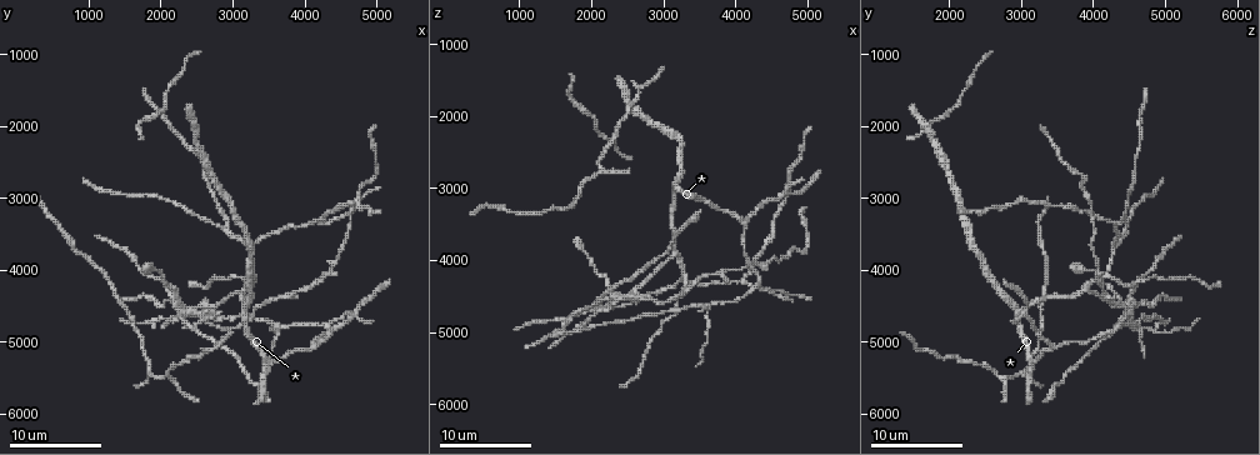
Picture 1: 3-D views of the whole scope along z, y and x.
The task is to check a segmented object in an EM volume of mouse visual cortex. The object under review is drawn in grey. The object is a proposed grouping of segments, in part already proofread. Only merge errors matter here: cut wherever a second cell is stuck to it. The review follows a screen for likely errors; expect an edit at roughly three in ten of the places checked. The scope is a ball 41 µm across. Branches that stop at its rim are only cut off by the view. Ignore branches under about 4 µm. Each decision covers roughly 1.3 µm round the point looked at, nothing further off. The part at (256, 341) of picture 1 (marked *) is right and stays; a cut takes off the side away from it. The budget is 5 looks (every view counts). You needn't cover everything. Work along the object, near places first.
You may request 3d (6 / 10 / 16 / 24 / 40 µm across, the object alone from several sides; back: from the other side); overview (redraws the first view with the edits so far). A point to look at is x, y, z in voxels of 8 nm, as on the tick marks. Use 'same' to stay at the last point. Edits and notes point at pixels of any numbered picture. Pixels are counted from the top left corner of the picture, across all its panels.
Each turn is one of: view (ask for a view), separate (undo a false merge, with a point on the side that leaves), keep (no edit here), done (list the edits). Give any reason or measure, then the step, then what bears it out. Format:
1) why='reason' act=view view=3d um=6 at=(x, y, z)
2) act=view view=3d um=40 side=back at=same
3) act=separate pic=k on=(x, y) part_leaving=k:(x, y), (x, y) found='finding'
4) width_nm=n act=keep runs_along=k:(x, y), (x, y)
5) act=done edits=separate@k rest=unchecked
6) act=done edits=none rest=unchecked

why='four-way junction' act=view view=3d um=10 at=(3150, 4250, 3900)

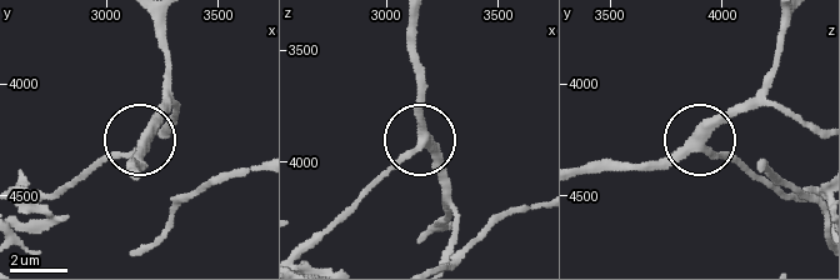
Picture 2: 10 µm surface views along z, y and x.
width_nm=310 act=keep found='one cell here'

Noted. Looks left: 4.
why='two arms in line, one across' act=view view=3d um=10 at=(2900, 3450, 4450)

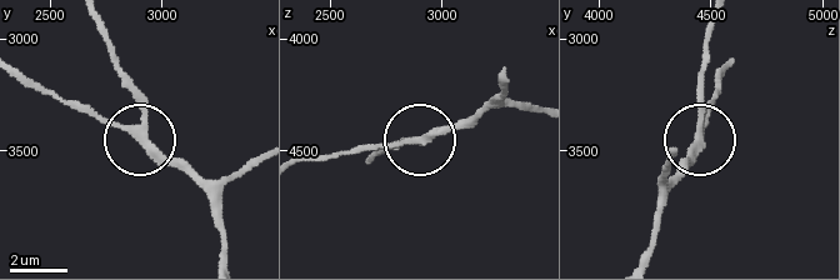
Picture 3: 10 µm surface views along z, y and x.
side_arm_um=19 arms=3 act=keep found='continuous, no second cell'

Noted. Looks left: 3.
why='four arms meet' act=view view=3d um=10 at=(3600, 4800, 4650)

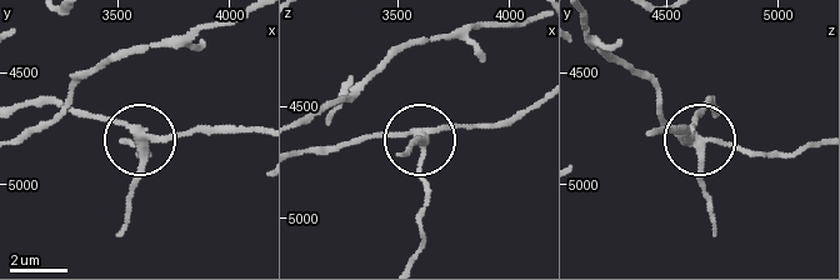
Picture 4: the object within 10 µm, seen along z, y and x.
why='from behind' act=view view=3d um=10 side=back at=(3600, 4810, 4630)

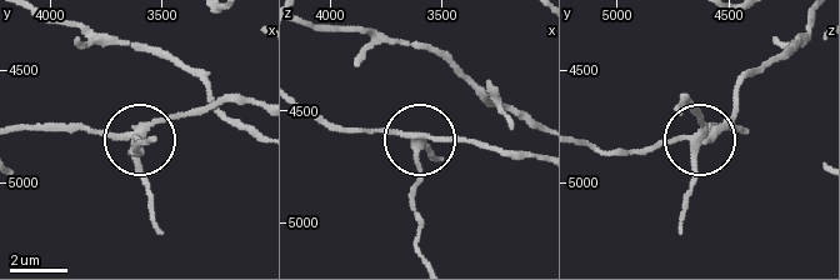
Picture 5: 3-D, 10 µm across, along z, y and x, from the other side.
side_arm_um=8 act=separate pic=5 on=(423, 176) part_leaving=5:(416, 138), (419, 258) found='a second cell is stuck on'

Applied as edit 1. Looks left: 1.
act=done edits=separate@5 rest=unchecked

